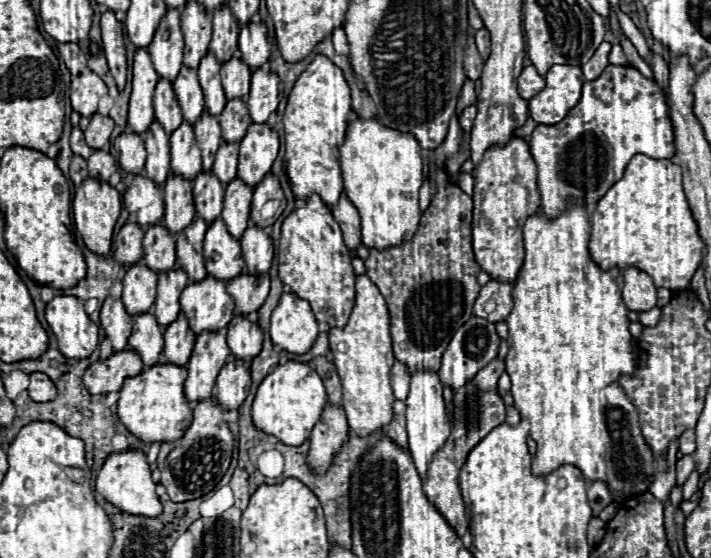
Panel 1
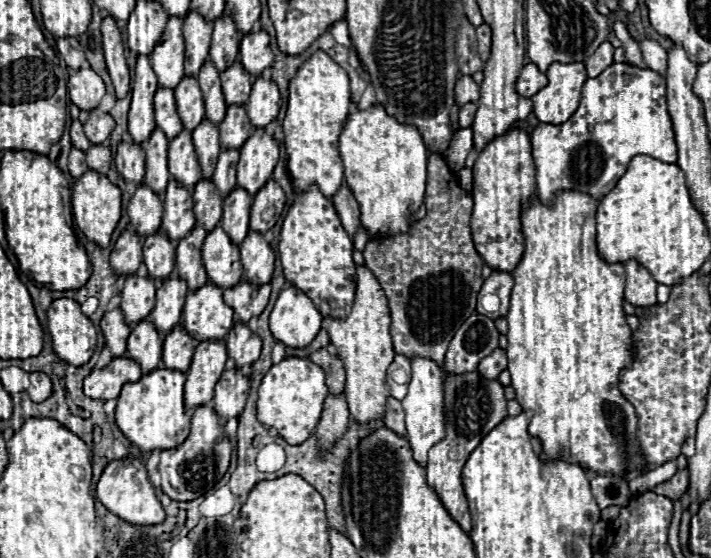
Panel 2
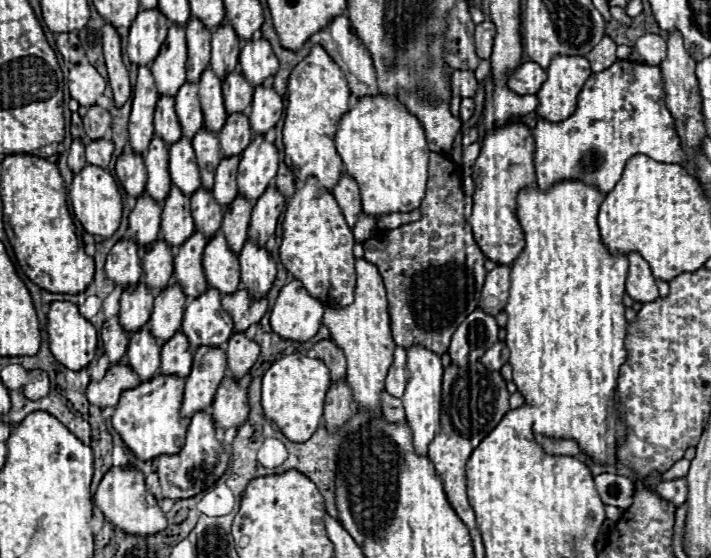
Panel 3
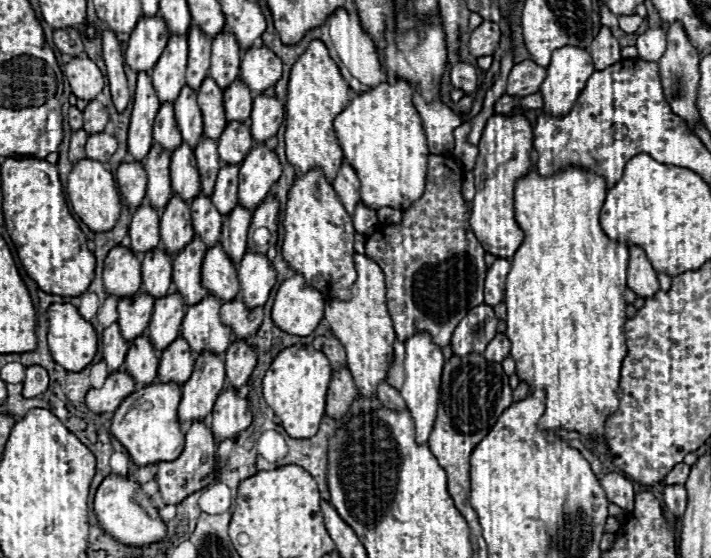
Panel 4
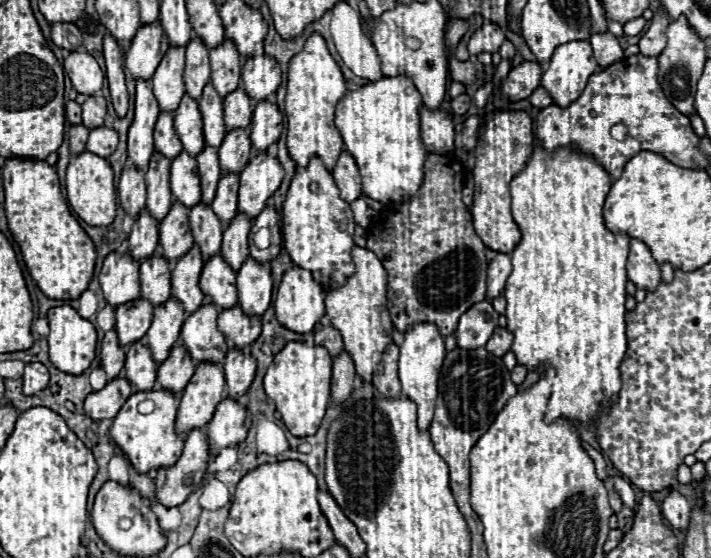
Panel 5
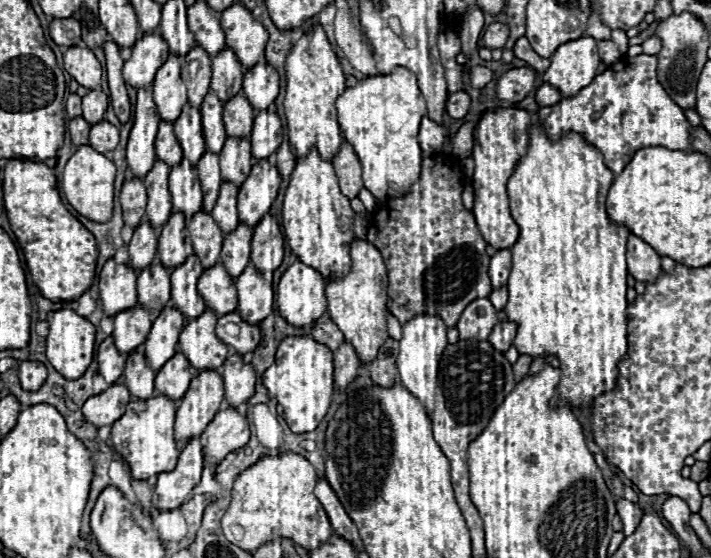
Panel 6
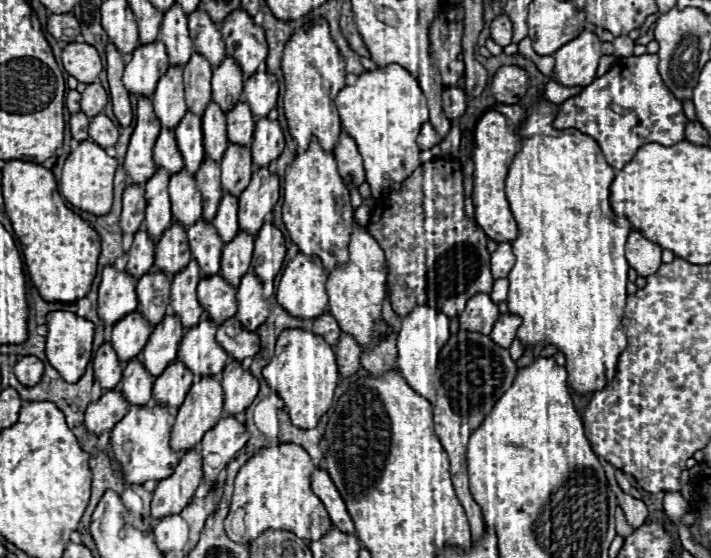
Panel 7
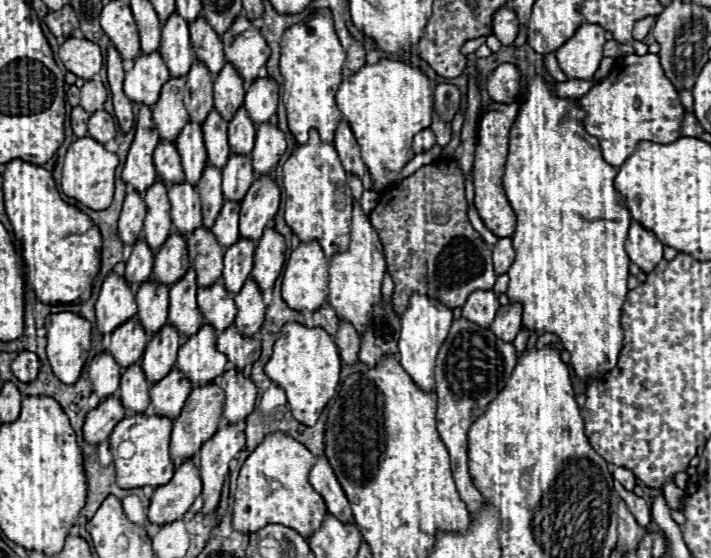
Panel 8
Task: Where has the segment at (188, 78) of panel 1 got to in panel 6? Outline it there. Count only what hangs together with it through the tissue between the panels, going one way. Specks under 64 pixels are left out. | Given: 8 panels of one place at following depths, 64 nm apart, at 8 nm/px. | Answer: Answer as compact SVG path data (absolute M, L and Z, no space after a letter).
M186 104L182 108L180 118L174 122L174 134L182 146L184 158L190 160L192 166L198 164L202 154L206 152L204 138L202 138L202 120L200 120L200 110L192 108Z

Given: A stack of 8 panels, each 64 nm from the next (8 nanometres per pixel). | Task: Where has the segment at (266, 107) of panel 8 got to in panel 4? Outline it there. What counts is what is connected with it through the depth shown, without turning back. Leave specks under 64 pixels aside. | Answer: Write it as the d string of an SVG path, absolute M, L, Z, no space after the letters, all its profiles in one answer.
M266 46L246 50L240 64L240 80L254 96L264 94L282 76L282 62Z

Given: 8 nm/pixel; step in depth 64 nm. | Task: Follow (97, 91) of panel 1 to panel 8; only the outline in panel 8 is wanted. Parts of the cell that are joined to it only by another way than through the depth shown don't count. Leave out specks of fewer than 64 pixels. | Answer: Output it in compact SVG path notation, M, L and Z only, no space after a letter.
M66 38L60 46L60 60L64 66L76 74L78 78L90 80L102 68L102 52L100 46L86 38Z

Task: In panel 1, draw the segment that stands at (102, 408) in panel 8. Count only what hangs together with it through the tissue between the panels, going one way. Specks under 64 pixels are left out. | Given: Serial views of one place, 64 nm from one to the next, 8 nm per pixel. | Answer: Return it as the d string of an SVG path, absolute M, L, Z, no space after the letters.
M132 350L114 352L108 360L94 362L86 374L84 374L84 386L90 394L110 394L118 392L126 378L134 378L138 370L142 370L144 364L140 356Z

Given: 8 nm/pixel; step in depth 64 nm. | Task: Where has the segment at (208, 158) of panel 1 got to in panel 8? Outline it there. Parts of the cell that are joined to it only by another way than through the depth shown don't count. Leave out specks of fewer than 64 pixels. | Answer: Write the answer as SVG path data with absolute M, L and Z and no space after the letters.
M206 166L202 172L202 178L198 182L198 194L202 200L202 218L204 218L204 228L212 230L224 198L222 198L222 176L220 170L214 166Z

